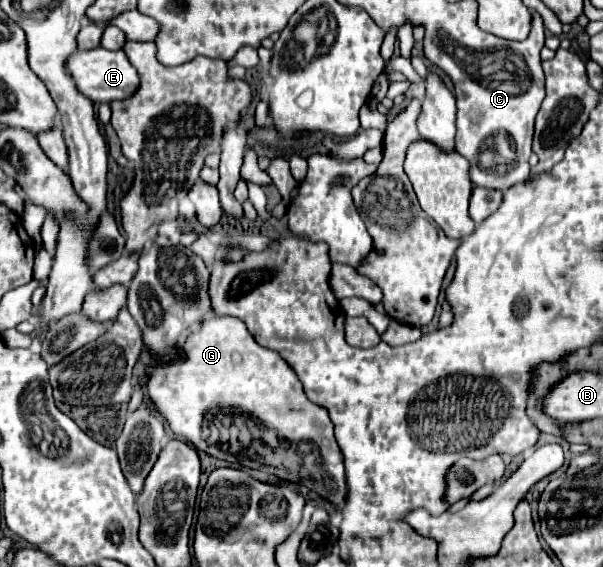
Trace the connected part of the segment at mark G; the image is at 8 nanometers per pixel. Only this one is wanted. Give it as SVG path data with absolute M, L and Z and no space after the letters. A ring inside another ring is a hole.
M216 316L204 320L200 330L186 338L182 358L164 366L152 362L146 376L146 392L156 412L168 420L170 430L178 438L220 458L220 450L204 442L204 418L208 410L244 410L244 414L252 414L260 426L268 426L268 442L262 438L258 442L258 446L266 450L266 456L260 458L260 470L290 482L302 480L310 490L328 498L332 504L344 504L344 464L328 410L306 398L292 366L278 352L260 346L238 318Z

